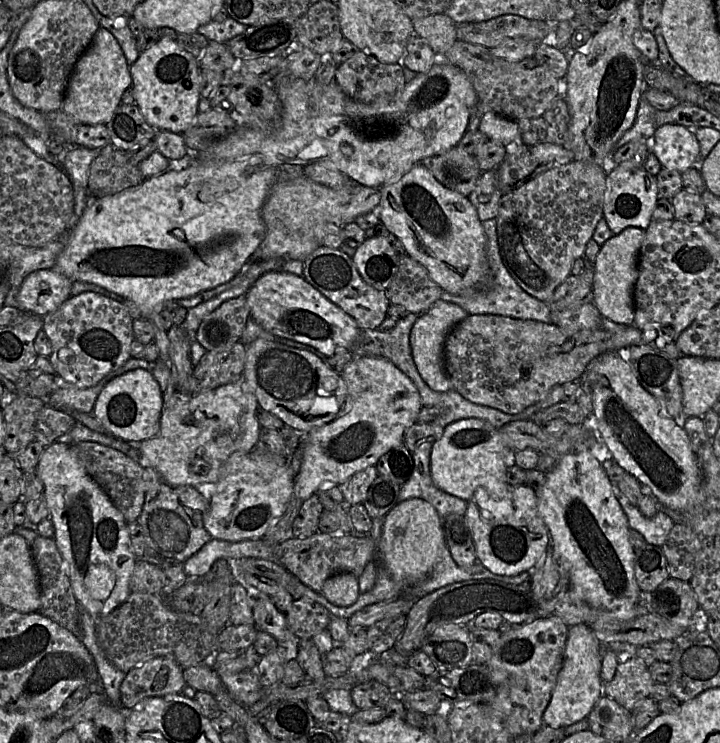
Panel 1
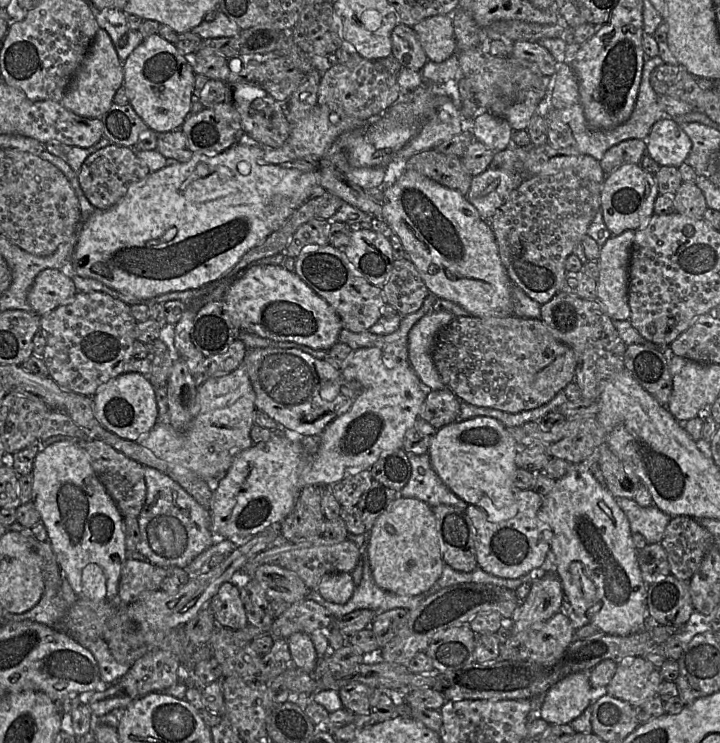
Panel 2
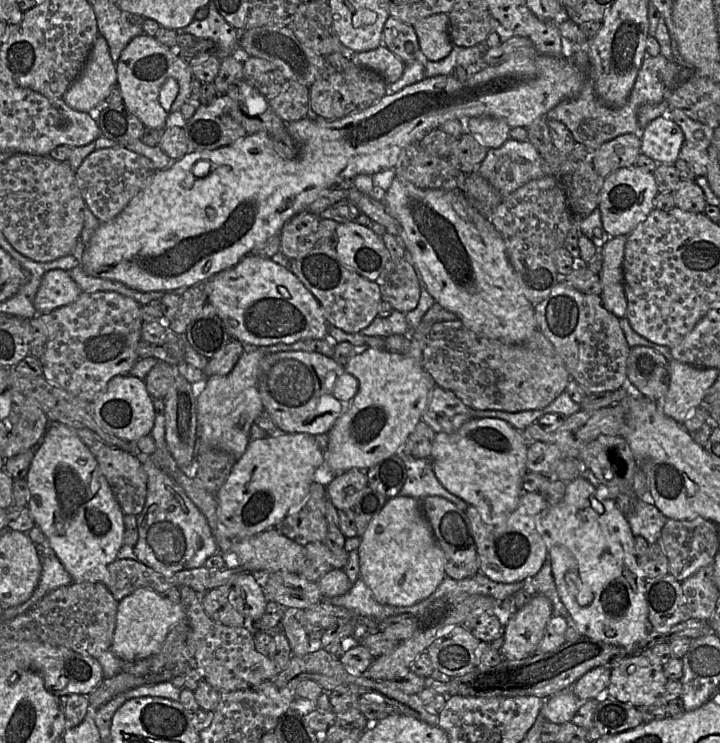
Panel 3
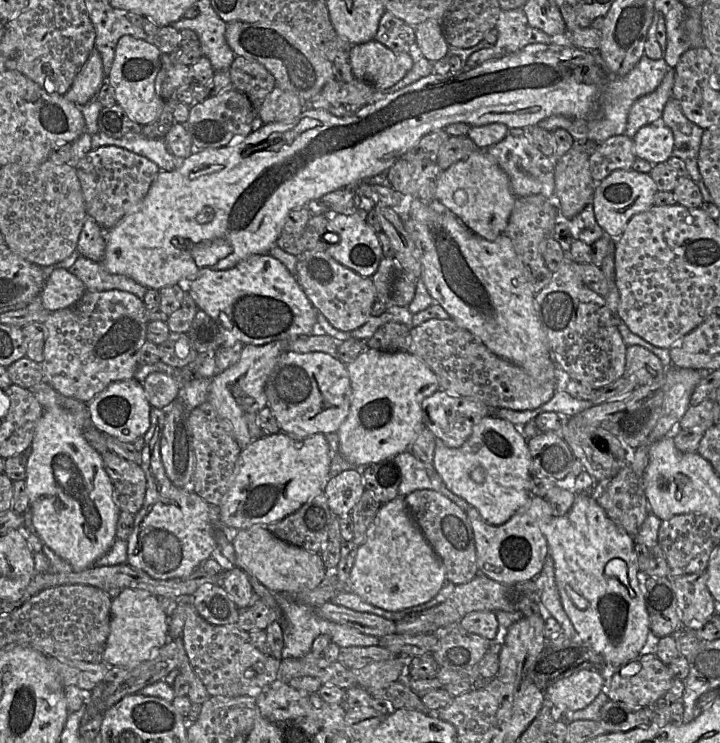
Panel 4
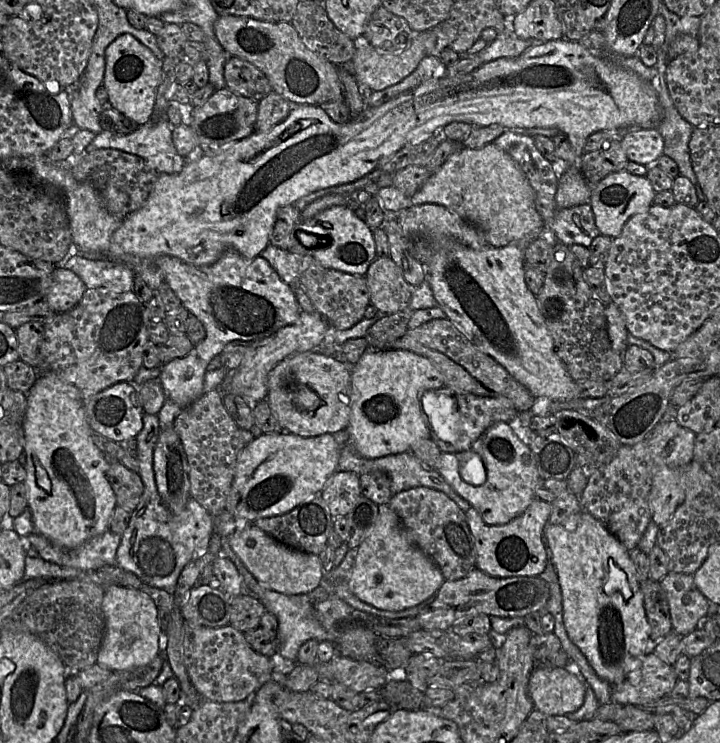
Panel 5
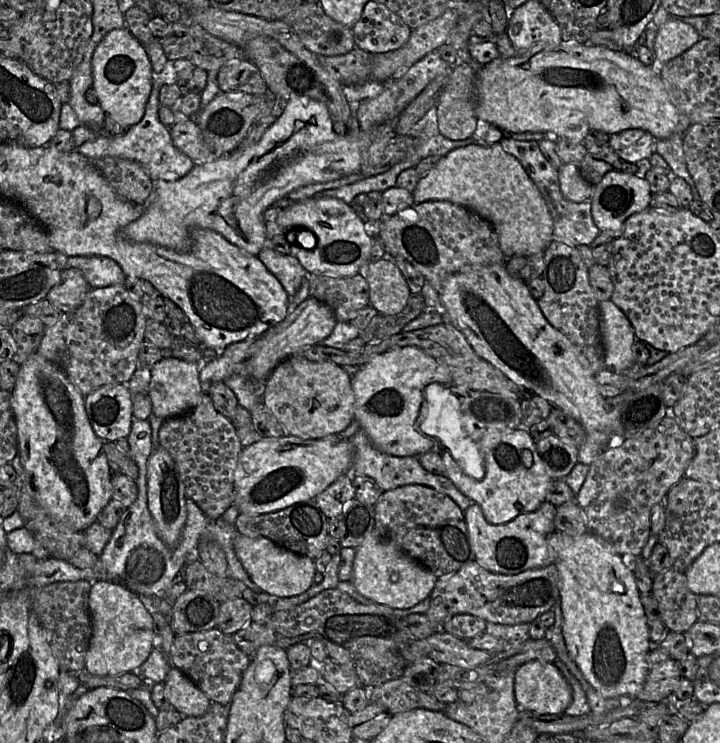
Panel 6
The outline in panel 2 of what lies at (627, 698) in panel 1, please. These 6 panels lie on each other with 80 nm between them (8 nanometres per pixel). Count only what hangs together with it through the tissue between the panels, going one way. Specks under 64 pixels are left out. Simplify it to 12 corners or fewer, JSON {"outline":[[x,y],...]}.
{"outline":[[644,657],[617,663],[606,694],[636,706],[657,696],[659,668]]}

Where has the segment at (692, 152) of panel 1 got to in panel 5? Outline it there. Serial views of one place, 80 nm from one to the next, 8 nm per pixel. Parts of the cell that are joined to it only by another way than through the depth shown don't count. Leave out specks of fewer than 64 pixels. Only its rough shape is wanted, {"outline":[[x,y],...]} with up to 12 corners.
{"outline":[[658,127],[620,139],[629,161],[652,166],[663,154]]}

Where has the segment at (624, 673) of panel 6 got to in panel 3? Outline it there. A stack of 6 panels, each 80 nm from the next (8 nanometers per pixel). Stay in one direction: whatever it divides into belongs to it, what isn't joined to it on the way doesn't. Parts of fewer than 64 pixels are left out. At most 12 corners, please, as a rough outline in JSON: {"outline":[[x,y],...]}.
{"outline":[[578,476],[539,515],[578,632],[631,647],[652,630],[634,535]]}

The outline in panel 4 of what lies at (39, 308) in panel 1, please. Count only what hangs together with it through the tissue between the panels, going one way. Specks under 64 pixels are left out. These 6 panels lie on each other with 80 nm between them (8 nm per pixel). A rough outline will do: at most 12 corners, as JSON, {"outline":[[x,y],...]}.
{"outline":[[67,269],[46,279],[39,302],[48,311],[65,309],[86,293]]}

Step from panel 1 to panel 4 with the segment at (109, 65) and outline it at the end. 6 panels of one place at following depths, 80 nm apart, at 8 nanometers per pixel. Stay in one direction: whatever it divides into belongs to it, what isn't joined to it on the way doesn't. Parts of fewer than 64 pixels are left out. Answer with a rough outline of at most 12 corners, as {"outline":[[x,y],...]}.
{"outline":[[94,47],[63,96],[76,105],[96,98],[104,80]]}

